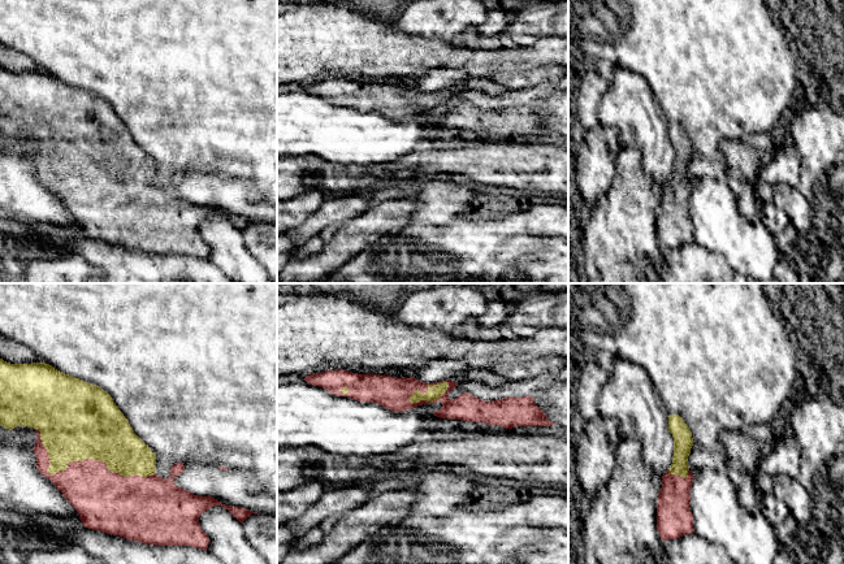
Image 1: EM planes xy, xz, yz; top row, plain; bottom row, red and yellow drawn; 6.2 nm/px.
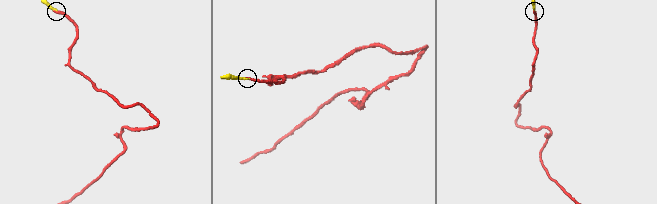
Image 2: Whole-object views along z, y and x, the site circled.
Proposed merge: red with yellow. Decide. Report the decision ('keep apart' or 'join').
join

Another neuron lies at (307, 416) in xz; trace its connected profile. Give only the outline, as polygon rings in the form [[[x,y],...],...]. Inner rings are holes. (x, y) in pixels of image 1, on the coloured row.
[[[306,381],[277,385],[277,450],[313,447],[339,456],[397,452],[424,431],[423,416],[339,396]]]

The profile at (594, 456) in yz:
[[[597,416],[585,424],[575,450],[575,473],[584,495],[593,498],[609,483],[615,469],[615,451],[622,438],[614,418]]]

